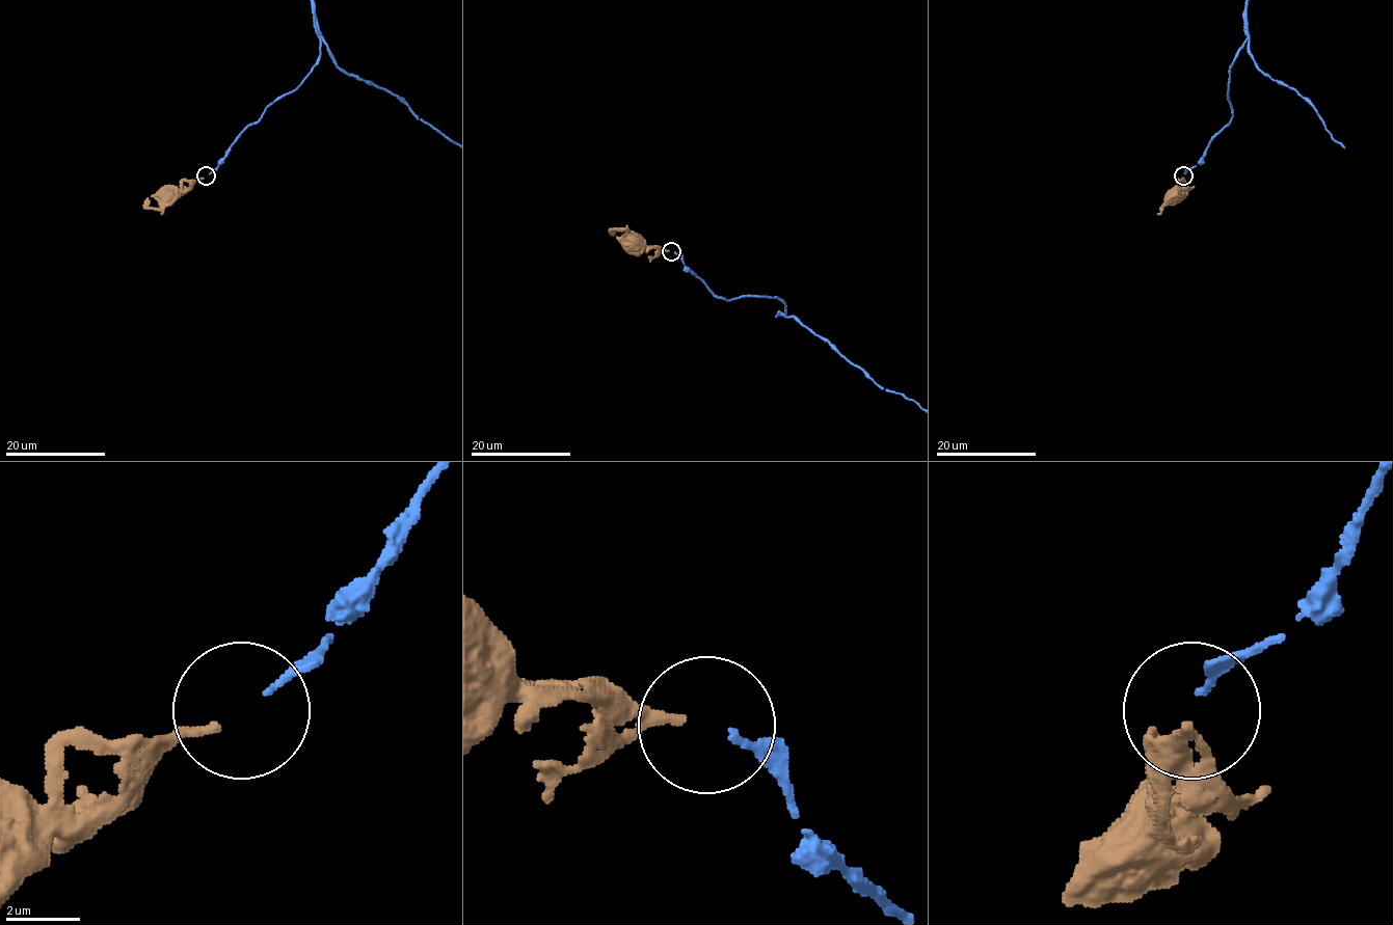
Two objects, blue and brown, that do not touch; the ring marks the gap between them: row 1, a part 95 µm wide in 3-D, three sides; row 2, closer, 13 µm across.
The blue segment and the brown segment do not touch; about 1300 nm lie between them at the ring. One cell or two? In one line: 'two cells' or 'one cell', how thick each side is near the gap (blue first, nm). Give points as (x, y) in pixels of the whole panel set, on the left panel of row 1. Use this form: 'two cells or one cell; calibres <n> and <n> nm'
one cell; calibres 170 and 260 nm

